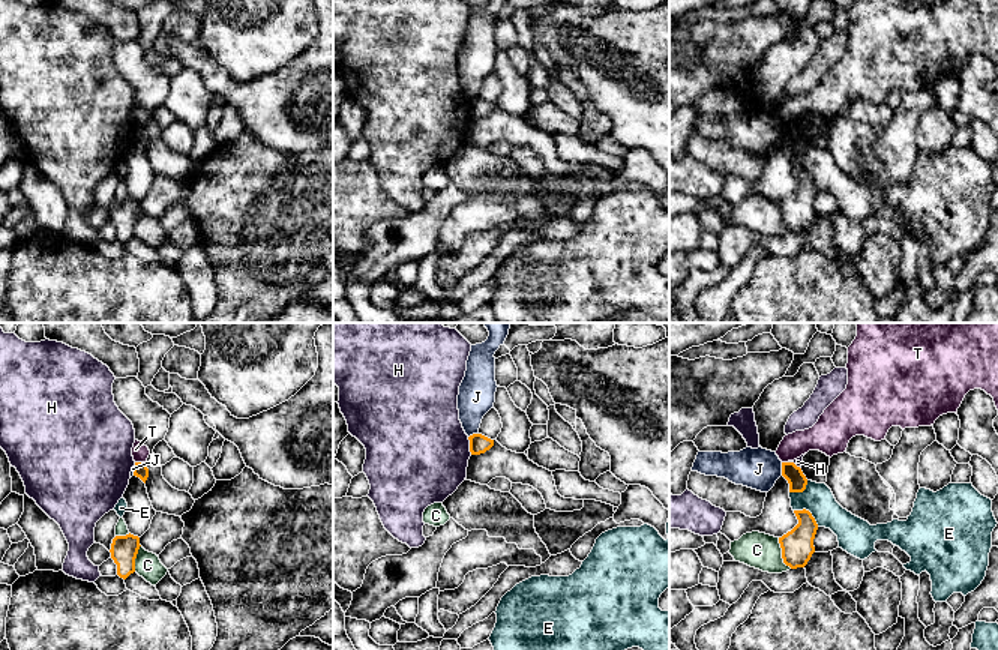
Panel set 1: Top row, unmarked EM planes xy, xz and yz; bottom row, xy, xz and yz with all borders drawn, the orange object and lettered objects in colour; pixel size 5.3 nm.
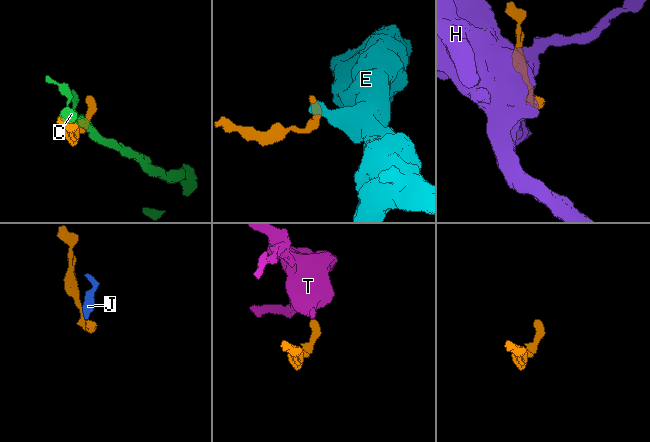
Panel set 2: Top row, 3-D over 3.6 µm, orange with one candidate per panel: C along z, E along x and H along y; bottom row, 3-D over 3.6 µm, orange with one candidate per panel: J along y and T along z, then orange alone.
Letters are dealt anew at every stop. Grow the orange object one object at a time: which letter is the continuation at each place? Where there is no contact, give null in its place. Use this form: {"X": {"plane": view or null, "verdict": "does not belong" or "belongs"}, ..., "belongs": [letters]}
{"C": {"plane": "yz", "verdict": "does not belong"}, "E": {"plane": "yz", "verdict": "does not belong"}, "H": {"plane": "xz", "verdict": "does not belong"}, "J": {"plane": "yz", "verdict": "does not belong"}, "T": {"plane": "xy", "verdict": "does not belong"}, "belongs": []}

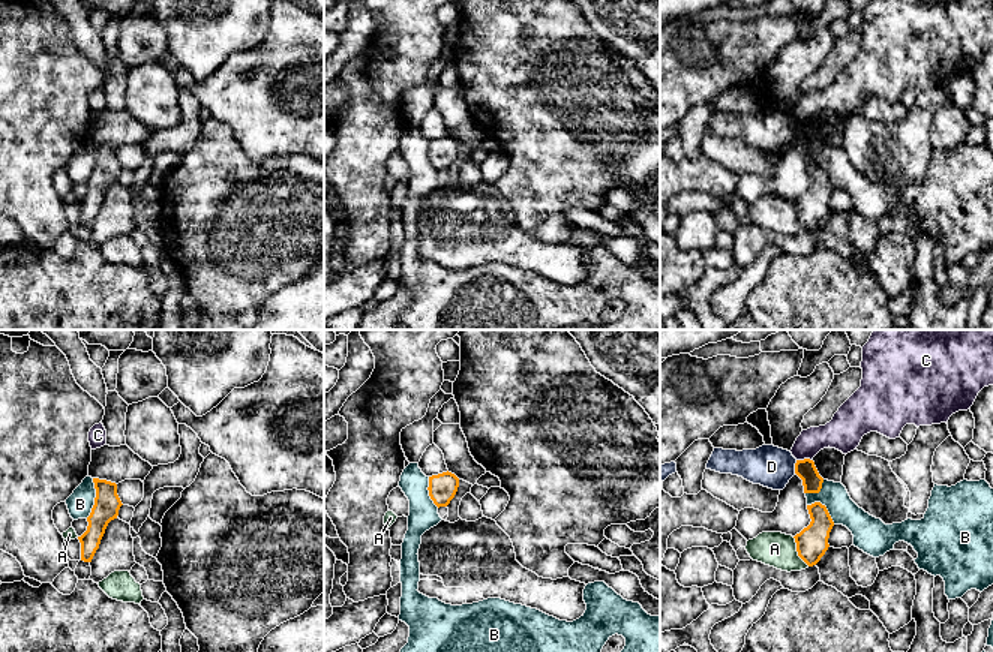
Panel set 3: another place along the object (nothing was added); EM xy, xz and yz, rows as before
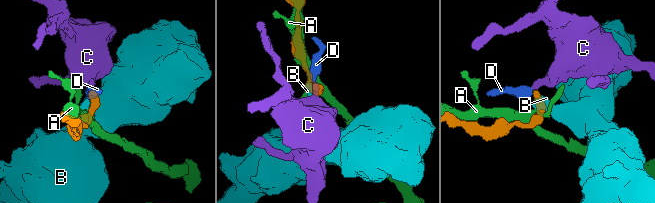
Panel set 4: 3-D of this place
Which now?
{"A": {"plane": "yz", "verdict": "does not belong"}, "B": {"plane": "xy", "verdict": "does not belong"}, "C": {"plane": "yz", "verdict": "does not belong"}, "D": {"plane": "yz", "verdict": "does not belong"}, "belongs": []}

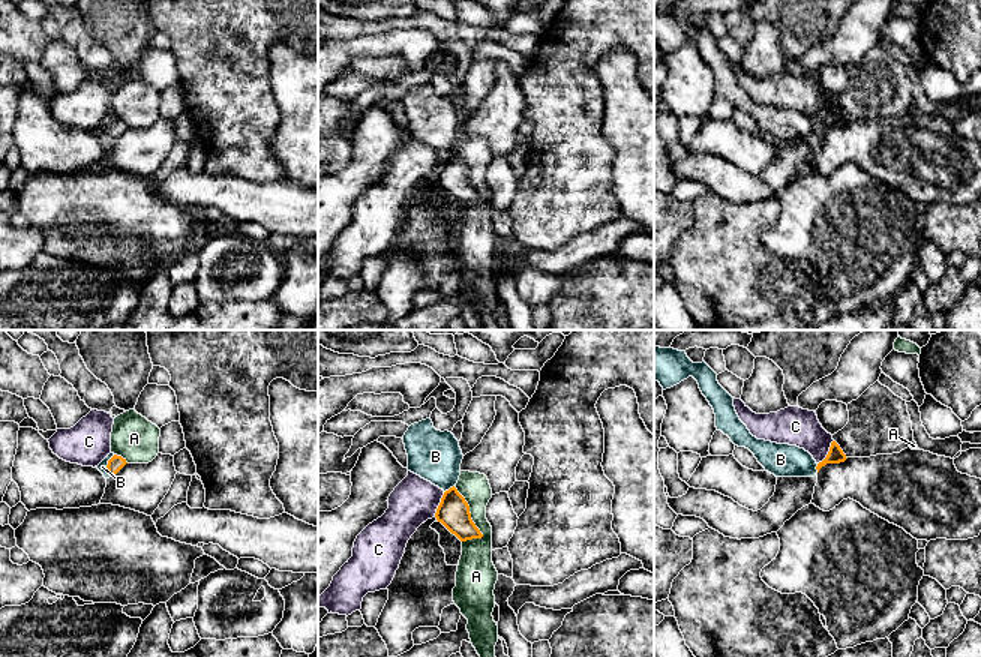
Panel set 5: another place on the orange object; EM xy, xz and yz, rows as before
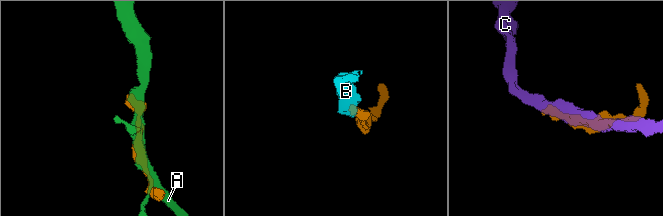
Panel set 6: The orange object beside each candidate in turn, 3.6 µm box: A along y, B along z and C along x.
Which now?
{"A": {"plane": "xz", "verdict": "does not belong"}, "B": {"plane": "xy", "verdict": "belongs"}, "C": {"plane": "yz", "verdict": "does not belong"}, "belongs": ["B"]}

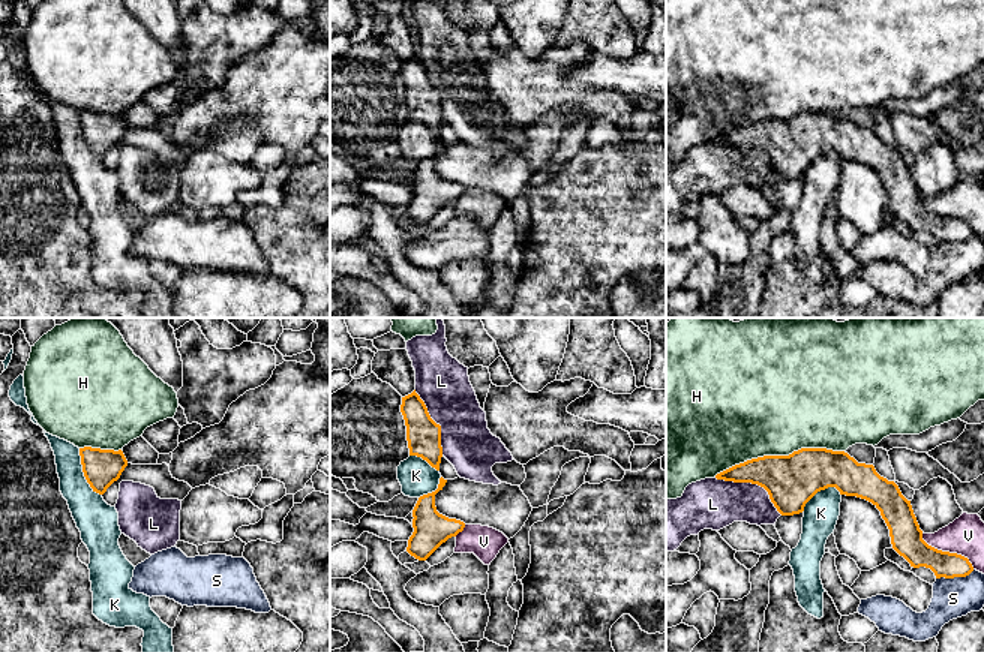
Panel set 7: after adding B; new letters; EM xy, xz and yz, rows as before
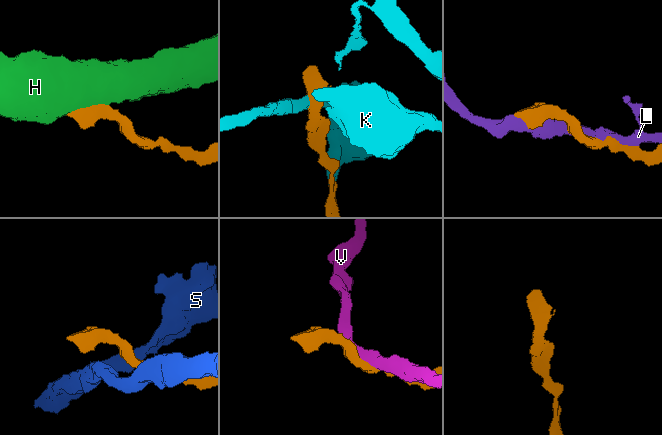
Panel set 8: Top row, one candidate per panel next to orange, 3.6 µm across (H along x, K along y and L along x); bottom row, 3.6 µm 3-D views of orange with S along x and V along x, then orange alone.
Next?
{"H": {"plane": "yz", "verdict": "does not belong"}, "K": {"plane": "xy", "verdict": "does not belong"}, "L": {"plane": "yz", "verdict": "does not belong"}, "S": {"plane": "yz", "verdict": "does not belong"}, "V": {"plane": "yz", "verdict": "does not belong"}, "belongs": []}

